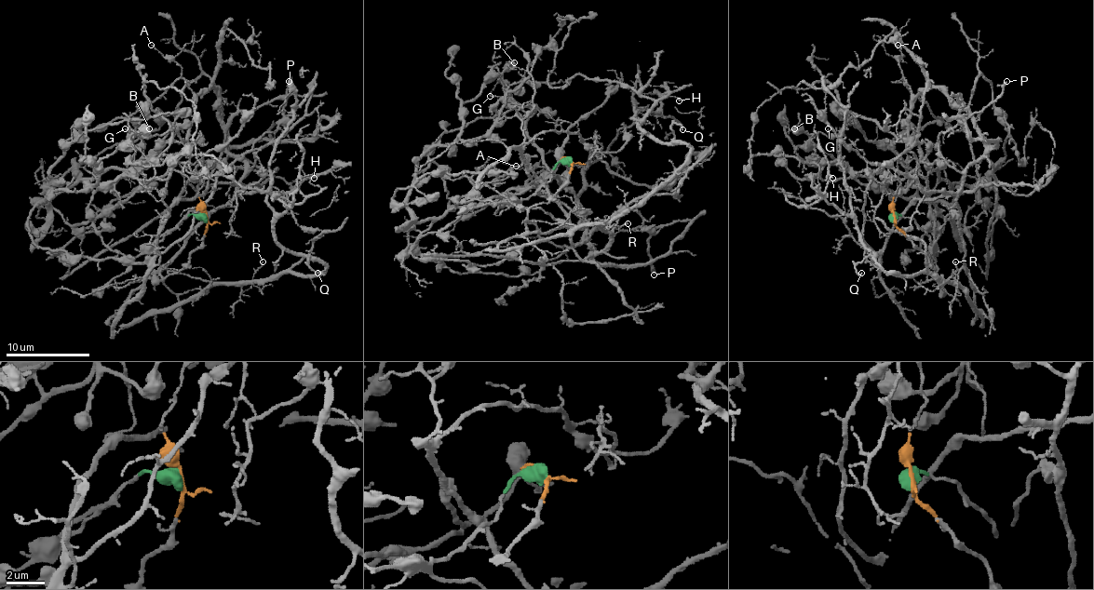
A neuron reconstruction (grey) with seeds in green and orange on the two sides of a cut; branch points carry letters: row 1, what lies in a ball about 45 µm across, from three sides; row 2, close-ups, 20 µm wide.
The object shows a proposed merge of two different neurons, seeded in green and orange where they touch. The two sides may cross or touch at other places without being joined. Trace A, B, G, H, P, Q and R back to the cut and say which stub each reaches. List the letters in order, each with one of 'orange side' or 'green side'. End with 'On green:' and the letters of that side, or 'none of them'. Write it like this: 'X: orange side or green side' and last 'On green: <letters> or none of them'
A: orange side
B: green side
G: orange side
H: green side
P: orange side
Q: green side
R: green side
On green: B, H, Q, R

